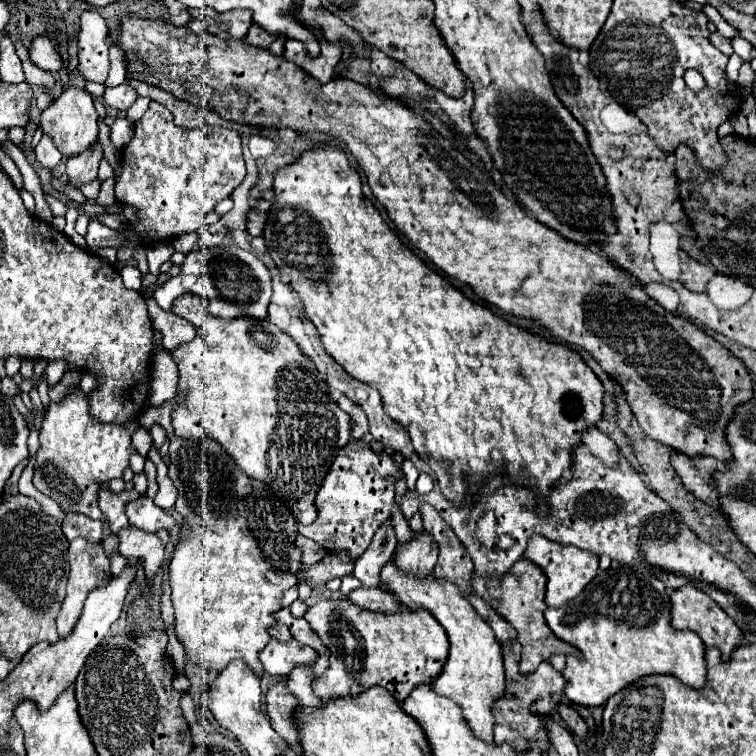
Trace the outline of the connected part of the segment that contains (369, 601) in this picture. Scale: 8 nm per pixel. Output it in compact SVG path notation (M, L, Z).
M360 586L348 594L348 600L358 606L378 610L378 612L386 612L386 610L394 612L394 610L402 608L402 604L398 604L396 598L382 588L362 588Z

